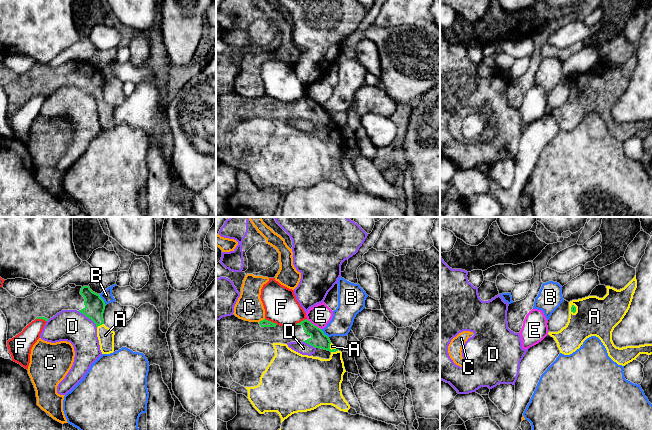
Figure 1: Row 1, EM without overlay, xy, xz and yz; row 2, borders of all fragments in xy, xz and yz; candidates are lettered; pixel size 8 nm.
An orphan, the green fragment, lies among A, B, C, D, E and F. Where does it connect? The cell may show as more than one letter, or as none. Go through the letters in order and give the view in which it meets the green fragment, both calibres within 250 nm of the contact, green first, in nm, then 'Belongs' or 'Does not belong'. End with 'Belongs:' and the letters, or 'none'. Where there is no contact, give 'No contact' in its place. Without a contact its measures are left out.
A: Touches green in xy. Thickness 160 nm (green) against 130 nm. Belongs
B: Touches green in xy. Thickness 160 nm (green) against 90 nm. Does not belong
C: Touches green in xz. Thickness 60 nm (green) against 220 nm. Does not belong
D: Touches green in xy. Thickness 160 nm (green) against 260 nm. Does not belong
E: Touches green in xz. Thickness 130 nm (green) against 180 nm. Does not belong
F: Touches green in xz. Thickness 60 nm (green) against 280 nm. Does not belong
Belongs: A

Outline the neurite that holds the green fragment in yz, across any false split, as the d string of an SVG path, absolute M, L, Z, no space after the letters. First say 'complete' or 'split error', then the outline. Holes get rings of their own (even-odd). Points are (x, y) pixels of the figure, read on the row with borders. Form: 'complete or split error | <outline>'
split error | M636 275L624 288L620 290L610 286L606 286L606 288L607 294L603 298L588 296L569 302L569 318L566 326L558 332L548 333L556 341L560 353L570 355L579 349L587 338L596 336L605 346L608 356L618 365L625 366L633 360L636 360L640 354L651 355L652 344L619 348L616 347L612 341L612 332L614 328L622 321L630 308L633 295L637 288Z

